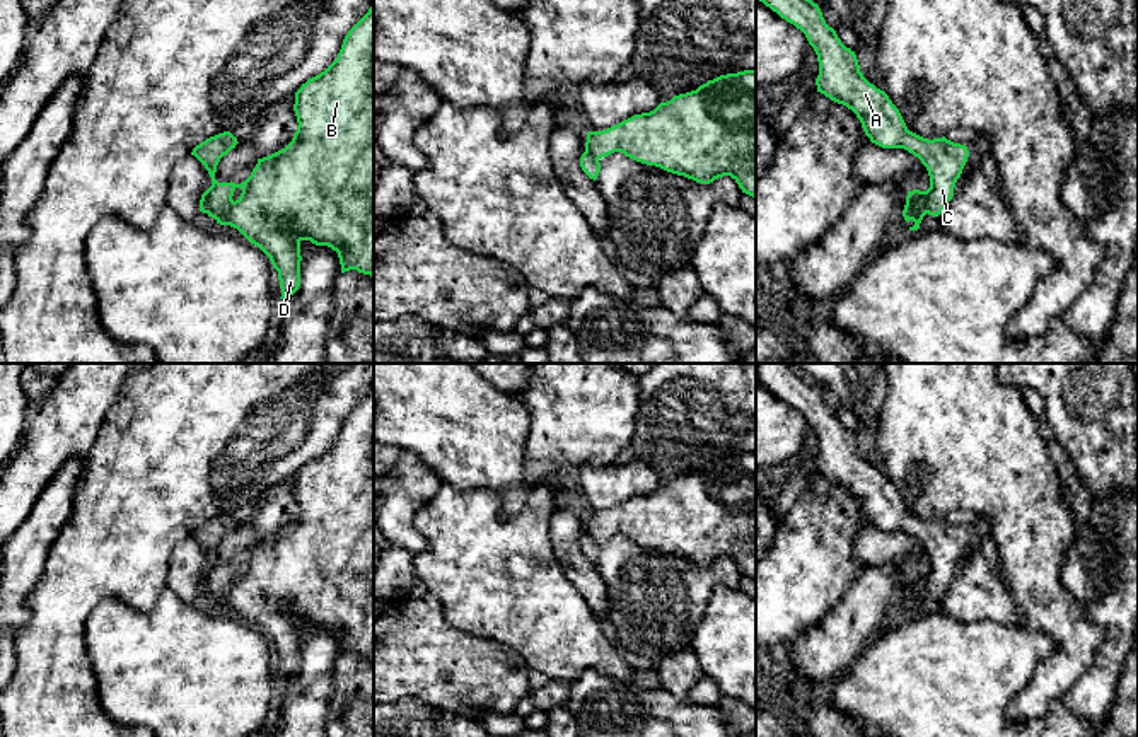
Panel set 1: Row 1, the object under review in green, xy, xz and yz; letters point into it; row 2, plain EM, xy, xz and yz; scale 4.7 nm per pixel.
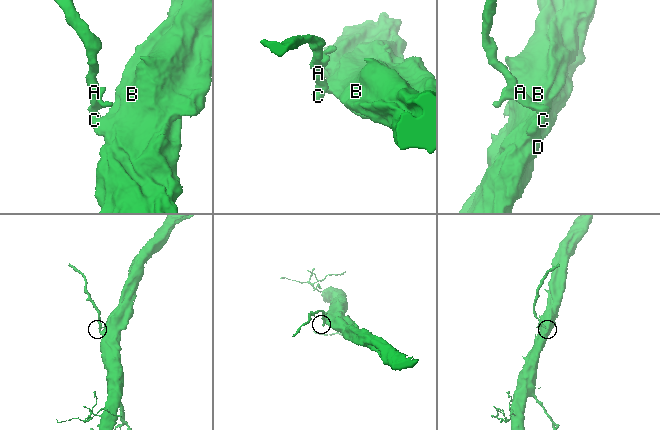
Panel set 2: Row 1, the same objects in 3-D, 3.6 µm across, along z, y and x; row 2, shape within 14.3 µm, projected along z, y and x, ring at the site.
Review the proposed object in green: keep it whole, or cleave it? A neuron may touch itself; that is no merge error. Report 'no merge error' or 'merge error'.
merge error

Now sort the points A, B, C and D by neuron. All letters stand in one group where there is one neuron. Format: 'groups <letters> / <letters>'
groups A C / B D

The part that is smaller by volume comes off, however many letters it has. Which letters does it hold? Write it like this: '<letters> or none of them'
A, C

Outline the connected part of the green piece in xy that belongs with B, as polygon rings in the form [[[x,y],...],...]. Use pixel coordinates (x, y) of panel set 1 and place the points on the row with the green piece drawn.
[[[374,3],[369,12],[348,31],[343,39],[338,58],[319,75],[309,78],[295,92],[293,111],[297,116],[297,131],[292,142],[263,159],[258,159],[256,167],[251,176],[241,183],[212,183],[206,189],[208,200],[208,217],[215,218],[220,225],[230,225],[237,229],[251,244],[258,246],[271,261],[273,268],[278,271],[282,297],[288,300],[300,287],[300,242],[311,241],[316,246],[328,246],[338,252],[341,273],[357,270],[358,273],[374,276]]]

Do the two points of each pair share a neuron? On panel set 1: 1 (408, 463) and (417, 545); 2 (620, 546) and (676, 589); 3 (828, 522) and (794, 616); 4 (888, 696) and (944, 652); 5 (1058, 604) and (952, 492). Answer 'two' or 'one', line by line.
1: one
2: one
3: one
4: one
5: one

